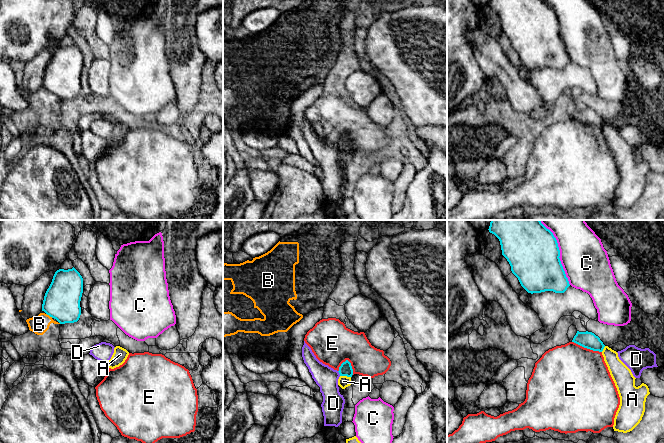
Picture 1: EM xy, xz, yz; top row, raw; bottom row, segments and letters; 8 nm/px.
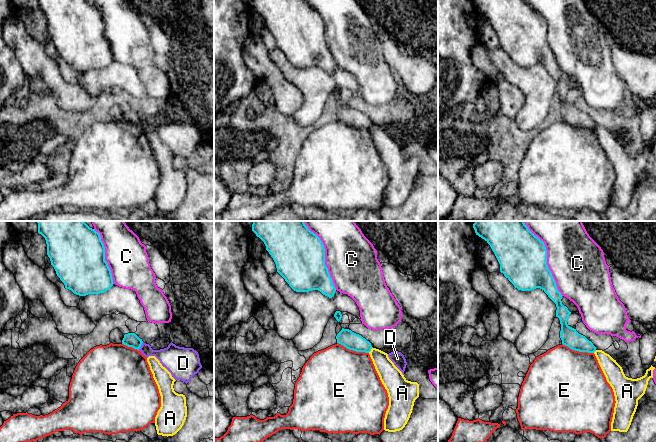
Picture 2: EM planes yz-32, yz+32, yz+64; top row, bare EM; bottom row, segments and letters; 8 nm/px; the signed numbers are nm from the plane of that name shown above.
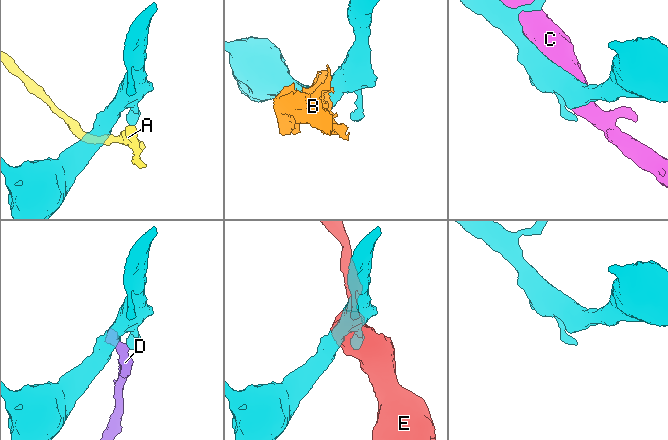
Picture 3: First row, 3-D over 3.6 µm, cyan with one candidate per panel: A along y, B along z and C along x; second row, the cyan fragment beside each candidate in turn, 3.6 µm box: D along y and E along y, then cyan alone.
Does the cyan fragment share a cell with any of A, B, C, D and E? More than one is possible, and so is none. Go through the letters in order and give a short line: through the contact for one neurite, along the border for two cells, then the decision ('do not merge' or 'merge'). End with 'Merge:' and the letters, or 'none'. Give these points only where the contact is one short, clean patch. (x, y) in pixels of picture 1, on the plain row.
A: xz (340, 151), (350, 153) | do not merge
B: do not merge
C: do not merge
D: do not merge
E: yz (572, 117), (601, 128) | do not merge
Merge: none

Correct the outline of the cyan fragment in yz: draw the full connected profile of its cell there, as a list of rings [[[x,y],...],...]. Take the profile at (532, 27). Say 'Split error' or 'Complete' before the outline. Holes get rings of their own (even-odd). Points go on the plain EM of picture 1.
Complete. [[[490,0],[488,6],[499,15],[502,31],[528,69],[545,67],[564,69],[570,62],[559,34],[557,16],[543,0]]]

